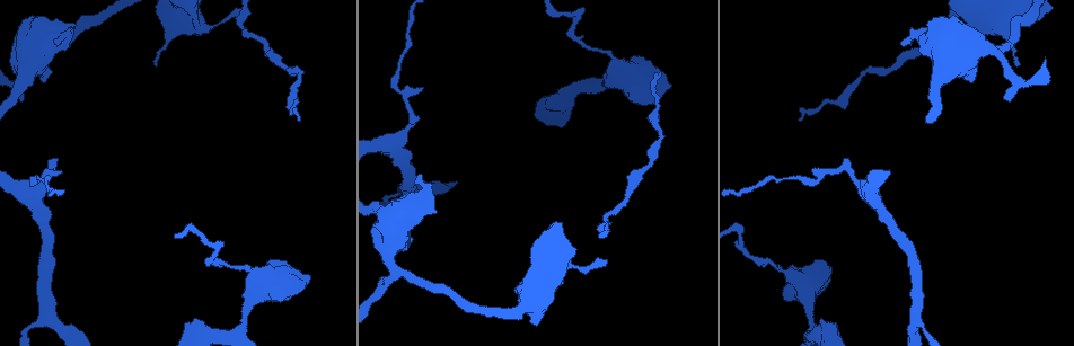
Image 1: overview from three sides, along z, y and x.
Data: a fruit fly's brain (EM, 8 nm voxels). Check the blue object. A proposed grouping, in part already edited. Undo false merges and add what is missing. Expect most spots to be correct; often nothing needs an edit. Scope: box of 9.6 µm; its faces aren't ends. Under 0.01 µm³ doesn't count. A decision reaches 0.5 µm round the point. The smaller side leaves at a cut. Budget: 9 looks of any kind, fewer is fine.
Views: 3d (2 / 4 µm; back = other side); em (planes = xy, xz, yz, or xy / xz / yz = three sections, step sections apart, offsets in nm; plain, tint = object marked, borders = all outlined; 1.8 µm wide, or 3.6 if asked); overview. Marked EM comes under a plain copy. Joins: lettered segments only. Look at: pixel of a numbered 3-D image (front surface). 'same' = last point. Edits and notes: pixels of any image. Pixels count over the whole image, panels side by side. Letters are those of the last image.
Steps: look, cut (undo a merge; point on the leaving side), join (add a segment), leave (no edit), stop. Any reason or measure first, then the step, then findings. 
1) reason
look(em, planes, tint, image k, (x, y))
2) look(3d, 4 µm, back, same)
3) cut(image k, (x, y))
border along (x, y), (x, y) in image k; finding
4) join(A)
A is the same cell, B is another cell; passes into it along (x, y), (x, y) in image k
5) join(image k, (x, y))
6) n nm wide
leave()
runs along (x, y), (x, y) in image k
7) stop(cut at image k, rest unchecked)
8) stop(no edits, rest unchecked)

look(em, xy, step 8, borders, image 1, (411, 126))

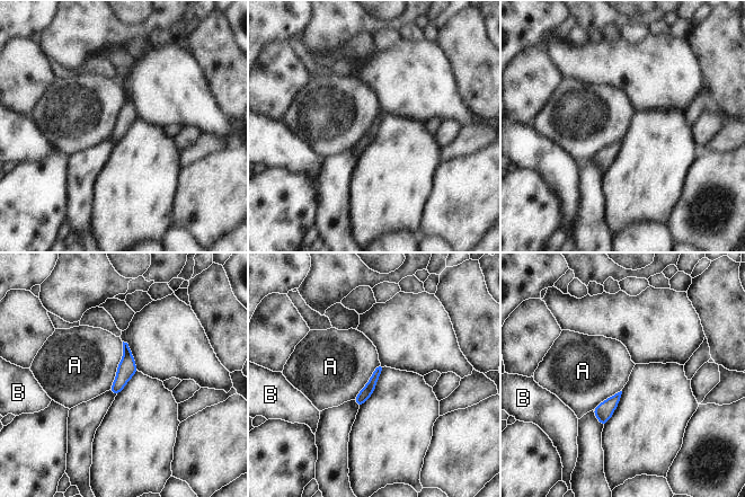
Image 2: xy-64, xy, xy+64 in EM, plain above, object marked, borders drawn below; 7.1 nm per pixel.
leave()
A and B are other cells; runs along (379, 369), (371, 385), (360, 401) in image 2; continuous, no second neuron

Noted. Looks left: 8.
tapers out
look(3d, 4 µm, image 1, (155, 63))

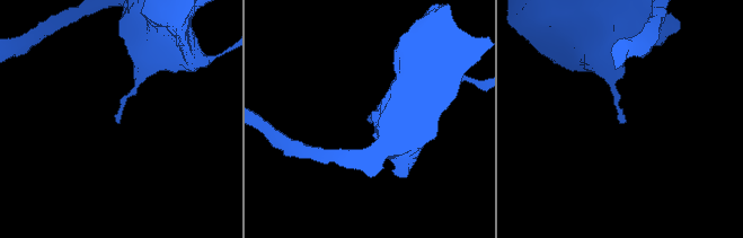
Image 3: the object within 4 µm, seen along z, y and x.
look(em, planes, borders, image 3, (118, 120))

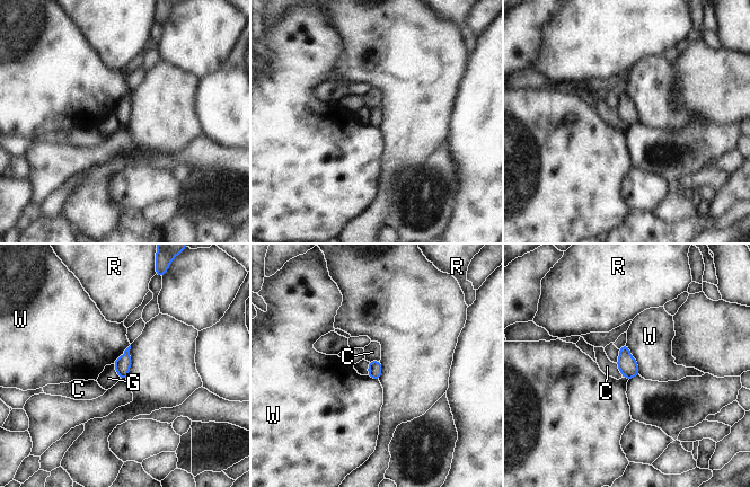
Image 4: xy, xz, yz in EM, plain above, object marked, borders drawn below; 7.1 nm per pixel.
100 nm wide
leave()
C, G, R and W are other cells; border along (113, 364), (121, 378) in image 4; no lettered segment goes on from it

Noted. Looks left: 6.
free end
look(3d, 2 µm, back, image 1, (60, 42))

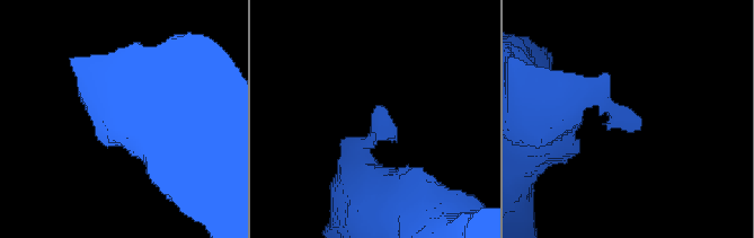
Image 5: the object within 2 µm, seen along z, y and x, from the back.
need the tissue
look(em, xz, step 16, tint, image 5, (641, 125))

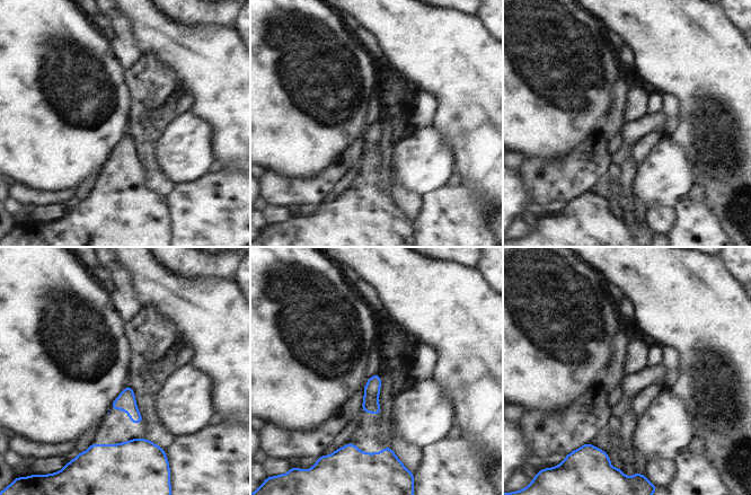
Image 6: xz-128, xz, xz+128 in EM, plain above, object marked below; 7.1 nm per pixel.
look(em, planes, borders, same)

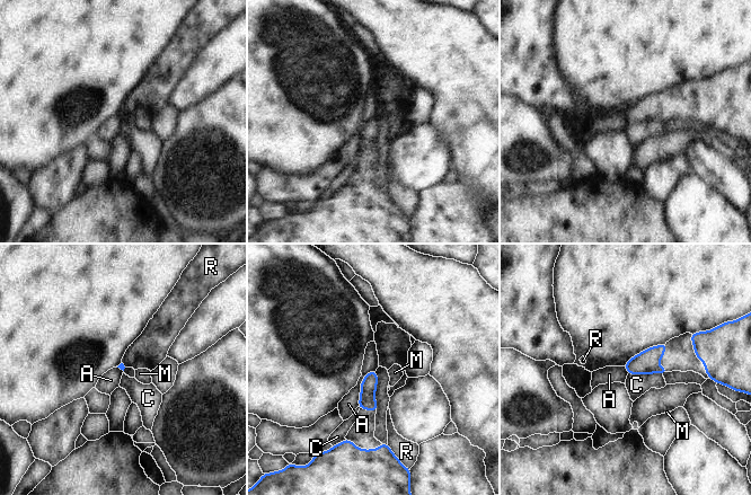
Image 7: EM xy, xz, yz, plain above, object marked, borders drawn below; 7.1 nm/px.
leave()
A, C, M and R are other cells; border along (376, 369), (361, 382), (356, 406) in image 7; none of them fits

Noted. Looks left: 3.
stop(no edits, rest unchecked)

